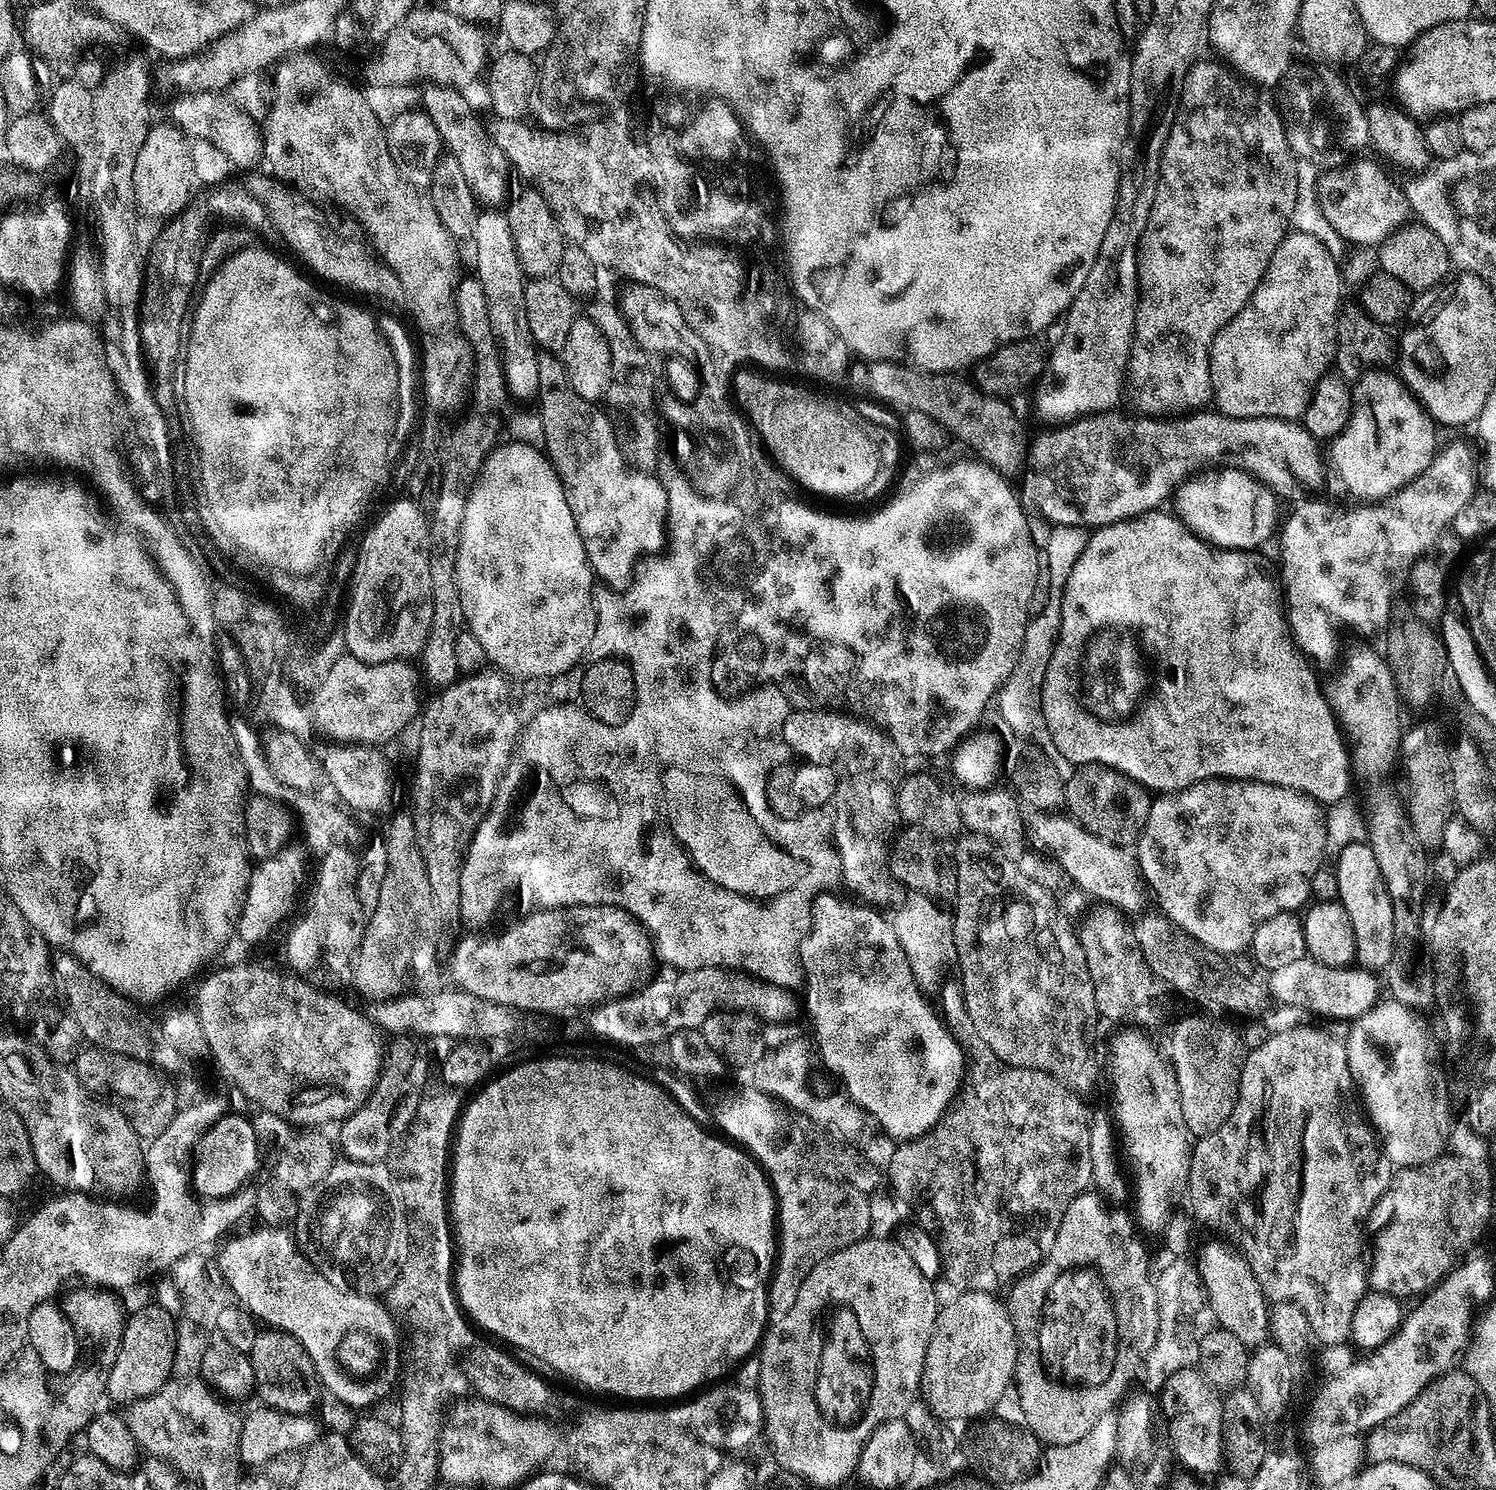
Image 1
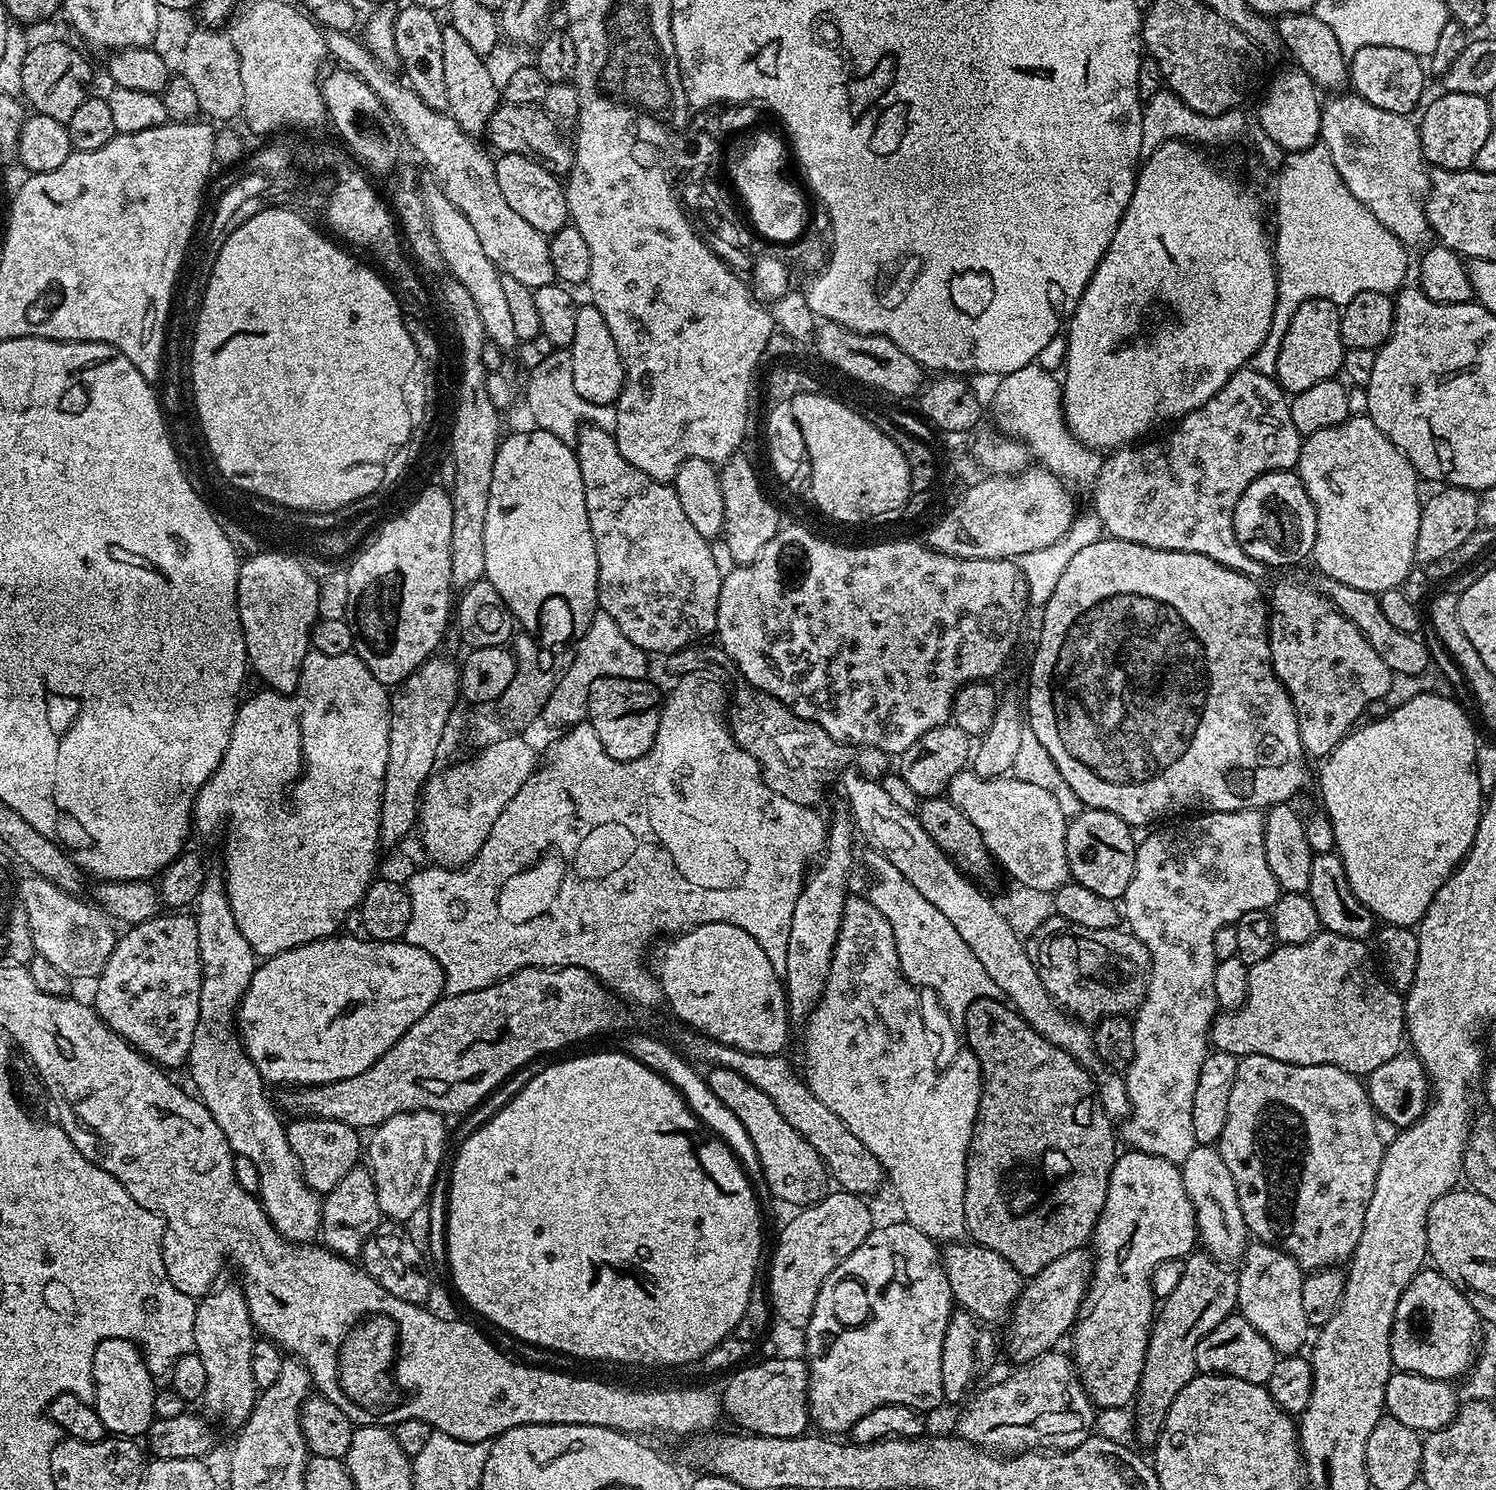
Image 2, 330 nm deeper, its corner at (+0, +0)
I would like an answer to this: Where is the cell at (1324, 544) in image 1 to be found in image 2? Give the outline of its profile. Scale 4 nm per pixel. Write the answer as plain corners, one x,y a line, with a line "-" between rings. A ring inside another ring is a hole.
1280,584
1270,592
1268,645
1272,669
1294,702
1298,734
1309,757
1327,758
1357,727
1356,719
1390,690
1394,673
1378,658
1378,650
1315,587

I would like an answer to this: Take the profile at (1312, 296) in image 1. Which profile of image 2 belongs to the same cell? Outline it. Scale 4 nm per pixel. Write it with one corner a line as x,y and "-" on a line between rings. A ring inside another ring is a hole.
1330,300
1302,302
1283,329
1274,379
1285,393
1295,394
1310,390
1314,382
1331,380
1341,371
1346,349
1340,337
1341,309
1336,307

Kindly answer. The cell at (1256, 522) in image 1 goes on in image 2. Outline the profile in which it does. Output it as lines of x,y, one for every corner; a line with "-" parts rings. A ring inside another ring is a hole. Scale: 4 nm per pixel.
1292,470
1268,472
1250,482
1250,486
1246,486
1246,490
1238,498
1238,506
1234,510
1234,534
1242,550
1269,569
1284,568
1287,564
1298,563
1299,560
1307,561
1311,557
1316,537
1316,511
1299,475

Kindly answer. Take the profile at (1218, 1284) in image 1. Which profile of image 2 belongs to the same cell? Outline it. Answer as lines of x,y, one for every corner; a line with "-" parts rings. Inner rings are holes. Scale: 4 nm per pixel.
1197,1145
1180,1165
1180,1176
1195,1210
1197,1235
1205,1252
1224,1264
1241,1259
1248,1245
1248,1231
1238,1205
1237,1187
1219,1149
1213,1145

